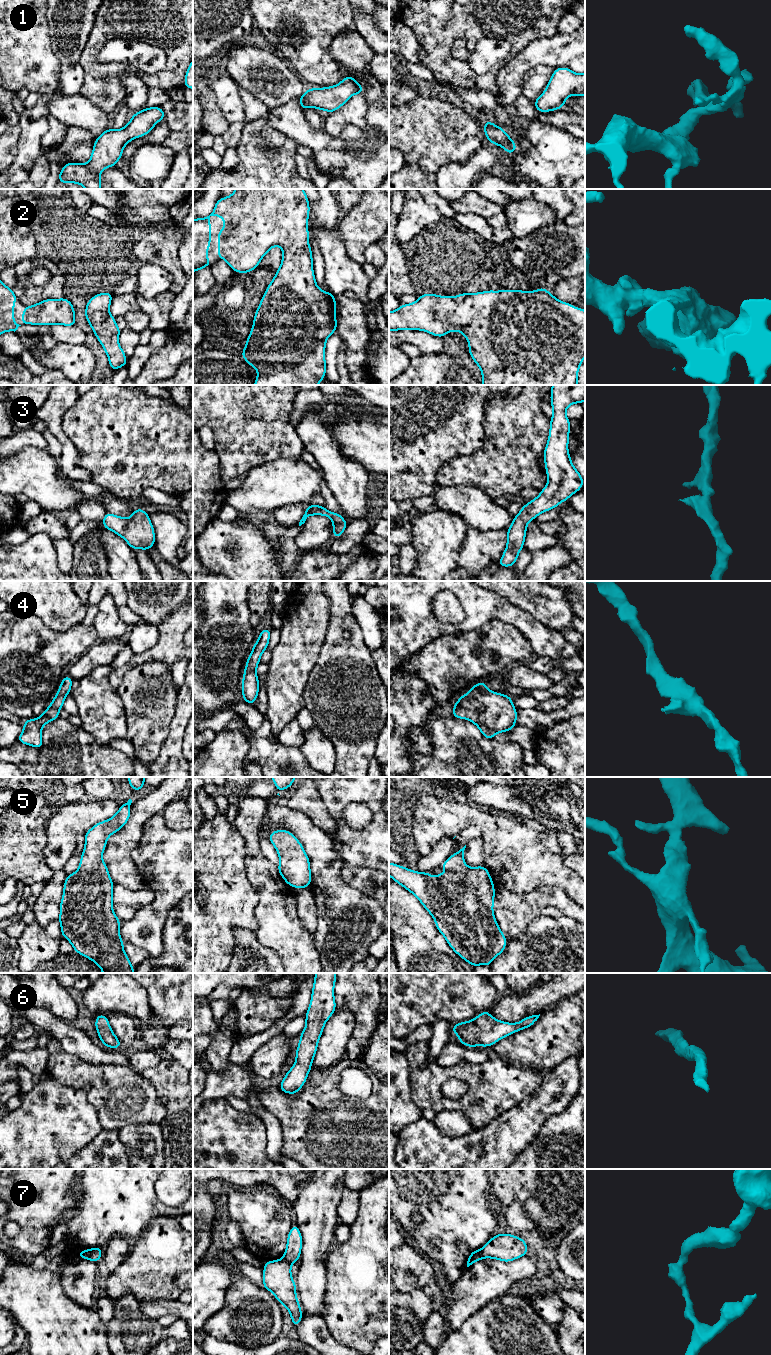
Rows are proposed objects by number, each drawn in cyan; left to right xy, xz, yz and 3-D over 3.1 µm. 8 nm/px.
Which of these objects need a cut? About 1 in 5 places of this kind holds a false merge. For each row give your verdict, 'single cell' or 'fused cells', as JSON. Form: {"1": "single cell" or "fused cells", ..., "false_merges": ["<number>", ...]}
{"1": "single cell", "2": "single cell", "3": "single cell", "4": "single cell", "5": "single cell", "6": "single cell", "7": "fused cells", "false_merges": ["7"]}

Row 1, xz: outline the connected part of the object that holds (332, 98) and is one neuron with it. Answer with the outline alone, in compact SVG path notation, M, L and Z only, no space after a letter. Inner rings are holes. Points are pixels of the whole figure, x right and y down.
M347 76L337 85L306 90L299 98L299 103L304 110L314 107L331 113L338 110L354 94L362 94L363 90L364 87L354 77Z

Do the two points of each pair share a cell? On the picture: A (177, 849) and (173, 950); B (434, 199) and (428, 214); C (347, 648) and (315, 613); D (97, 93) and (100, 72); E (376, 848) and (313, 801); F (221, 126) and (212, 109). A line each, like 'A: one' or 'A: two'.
A: two
B: two
C: two
D: one
E: two
F: one

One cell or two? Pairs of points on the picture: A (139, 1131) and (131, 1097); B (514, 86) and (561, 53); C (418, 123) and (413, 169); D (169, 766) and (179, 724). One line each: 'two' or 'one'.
A: two
B: one
C: two
D: one

